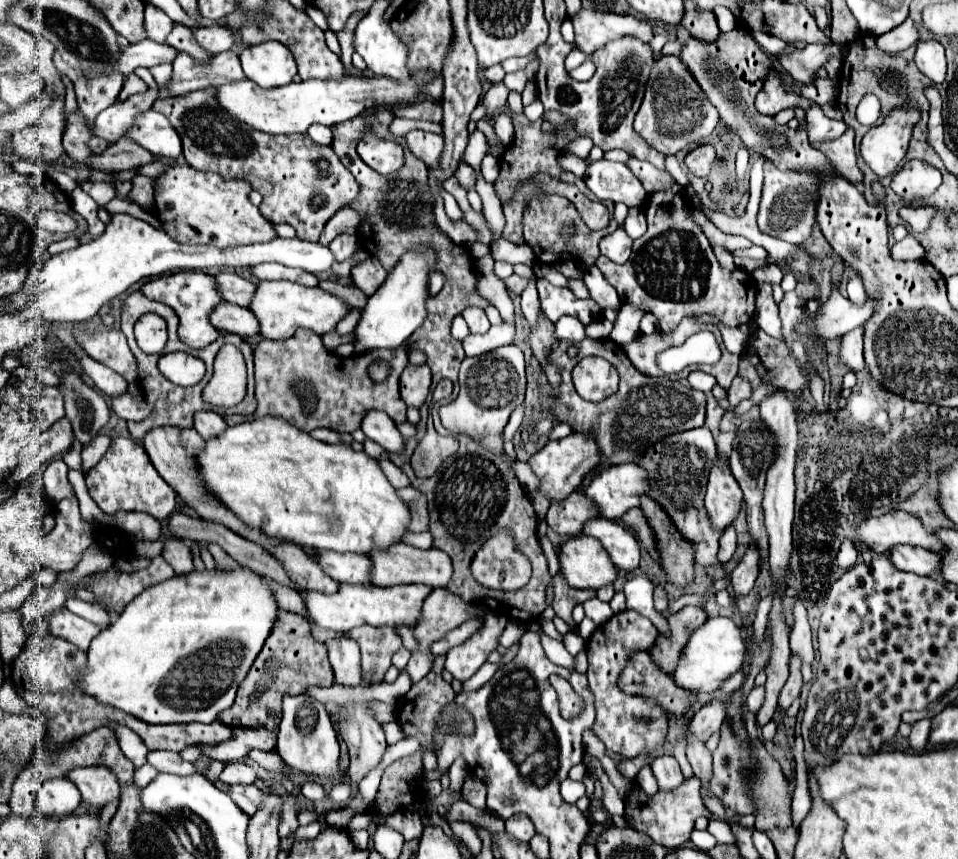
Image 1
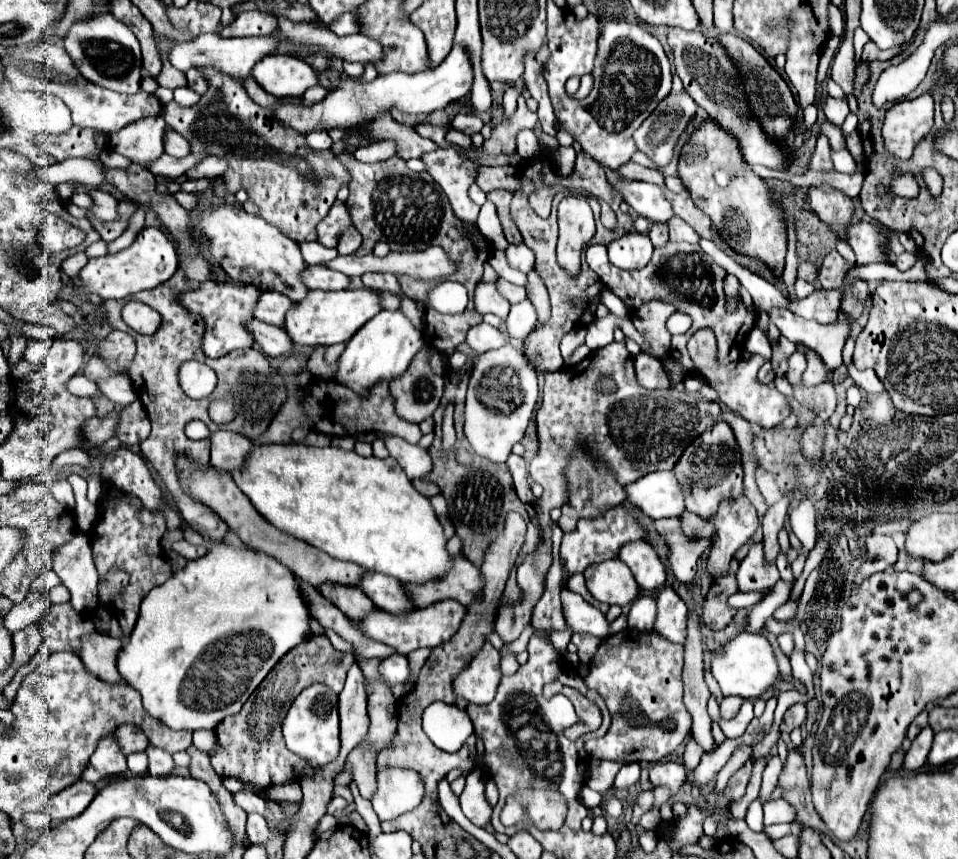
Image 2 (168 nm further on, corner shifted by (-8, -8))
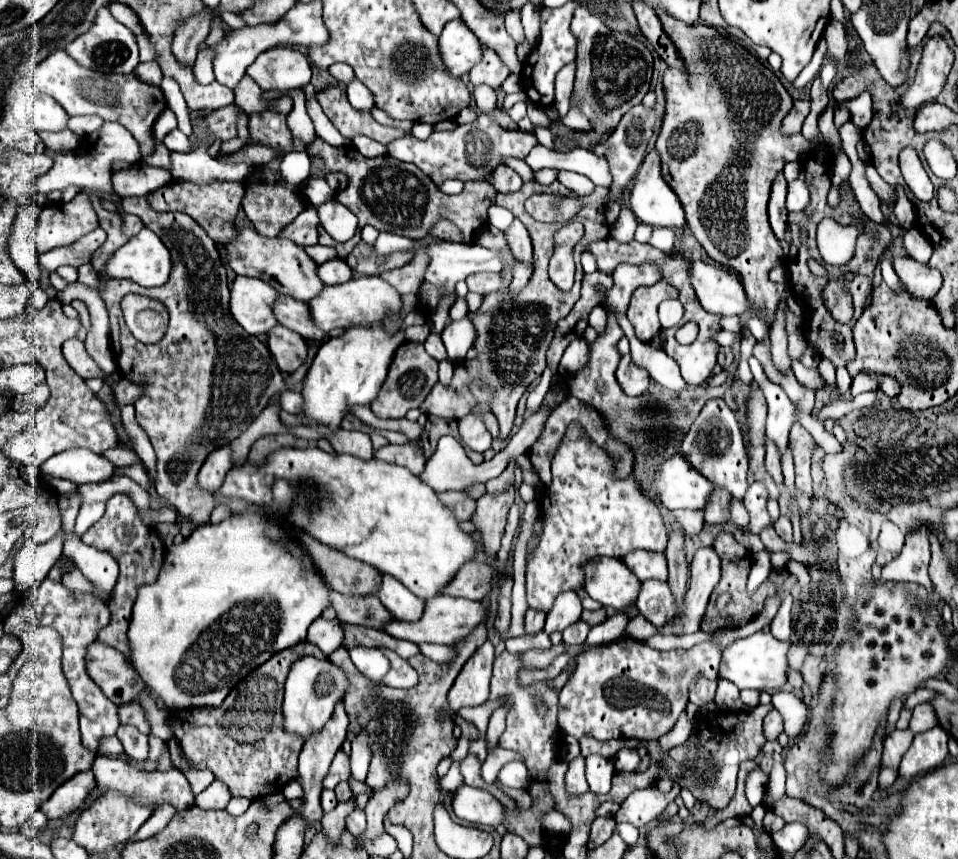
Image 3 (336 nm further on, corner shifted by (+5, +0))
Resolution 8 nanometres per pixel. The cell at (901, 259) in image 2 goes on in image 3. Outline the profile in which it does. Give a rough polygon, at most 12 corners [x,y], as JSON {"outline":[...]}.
{"outline":[[894,257],[906,291],[932,301],[942,287],[938,269],[910,257]]}

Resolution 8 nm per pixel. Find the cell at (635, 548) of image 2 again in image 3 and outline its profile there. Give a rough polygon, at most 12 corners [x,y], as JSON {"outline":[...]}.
{"outline":[[632,551],[626,567],[640,579],[668,579],[664,553]]}

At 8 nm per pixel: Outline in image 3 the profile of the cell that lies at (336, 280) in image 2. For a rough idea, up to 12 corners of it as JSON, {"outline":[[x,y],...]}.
{"outline":[[344,259],[318,265],[318,275],[326,285],[350,281],[354,273]]}

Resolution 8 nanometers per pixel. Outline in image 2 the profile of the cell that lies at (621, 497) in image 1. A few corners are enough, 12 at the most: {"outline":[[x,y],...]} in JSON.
{"outline":[[671,471],[625,485],[629,505],[651,519],[685,511]]}

